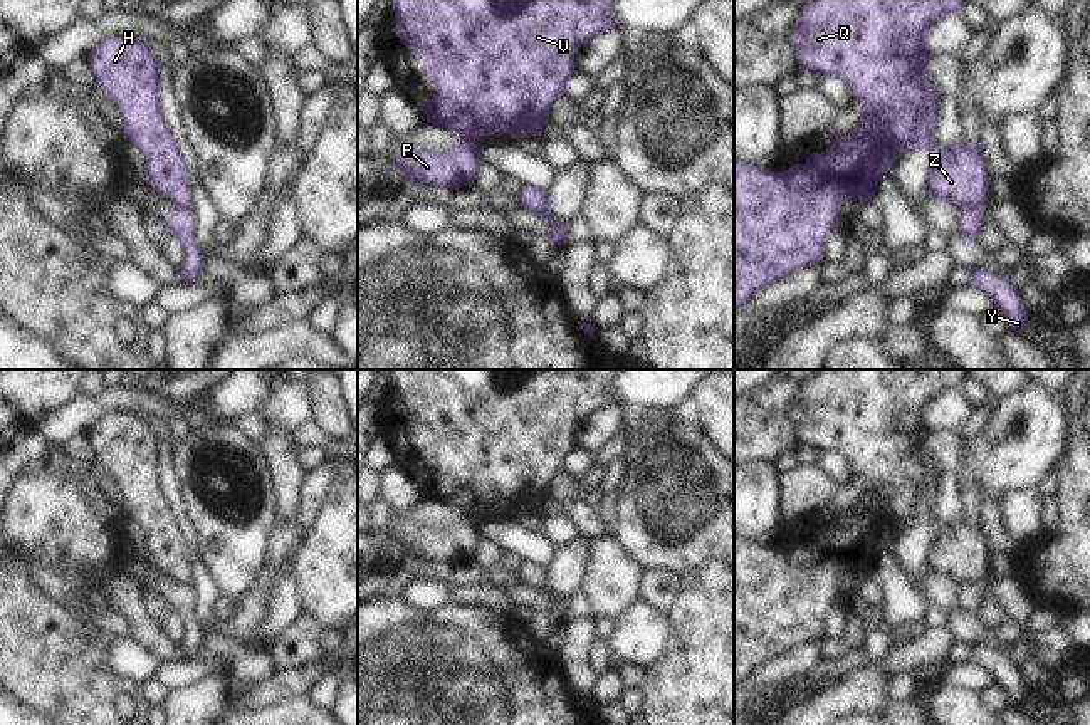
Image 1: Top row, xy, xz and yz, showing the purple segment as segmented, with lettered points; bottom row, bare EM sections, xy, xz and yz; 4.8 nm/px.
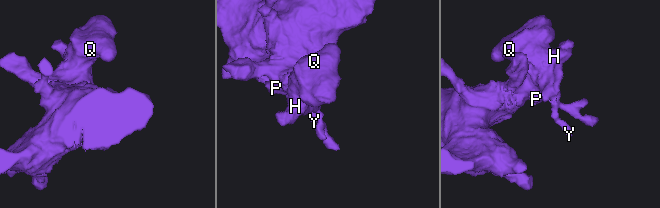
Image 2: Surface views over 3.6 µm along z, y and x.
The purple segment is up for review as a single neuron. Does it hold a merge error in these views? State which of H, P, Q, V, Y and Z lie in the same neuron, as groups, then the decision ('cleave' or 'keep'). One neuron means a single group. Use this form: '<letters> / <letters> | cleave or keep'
H P Q V Z / Y | cleave

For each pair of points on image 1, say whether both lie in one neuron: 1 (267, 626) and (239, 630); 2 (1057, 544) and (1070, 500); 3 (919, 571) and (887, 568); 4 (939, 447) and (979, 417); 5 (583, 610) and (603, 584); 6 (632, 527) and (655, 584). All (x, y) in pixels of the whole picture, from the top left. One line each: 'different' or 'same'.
1: different
2: same
3: different
4: different
5: different
6: different

